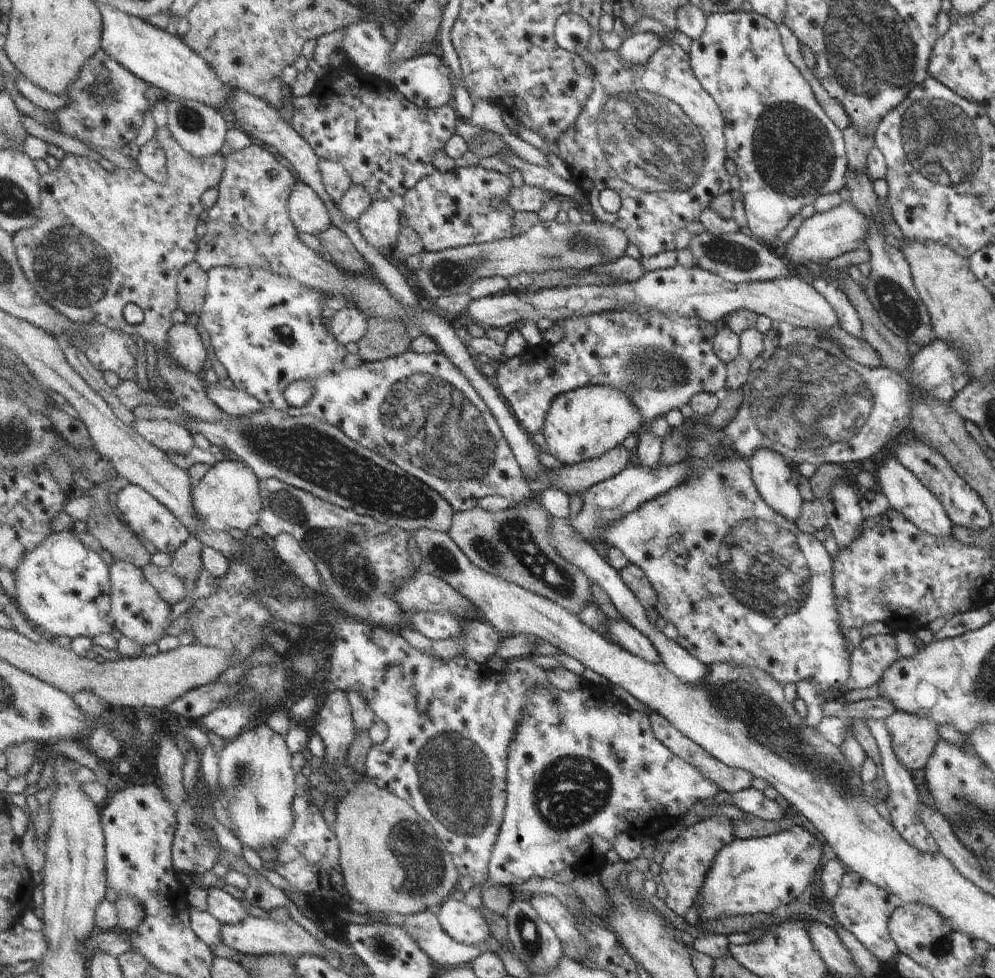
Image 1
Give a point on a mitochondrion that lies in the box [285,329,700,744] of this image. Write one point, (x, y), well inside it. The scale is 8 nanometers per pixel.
(437, 428)

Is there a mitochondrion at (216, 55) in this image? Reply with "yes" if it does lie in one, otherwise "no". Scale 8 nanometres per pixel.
no

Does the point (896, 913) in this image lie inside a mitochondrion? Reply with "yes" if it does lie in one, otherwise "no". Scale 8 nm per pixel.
no

